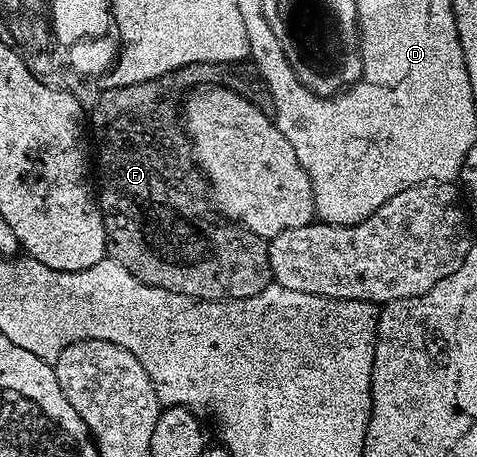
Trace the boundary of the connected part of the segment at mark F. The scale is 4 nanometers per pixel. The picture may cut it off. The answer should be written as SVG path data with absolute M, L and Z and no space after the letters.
M248 61L243 62L196 62L195 64L187 64L183 68L175 68L171 72L167 72L163 76L155 76L155 80L147 80L146 82L140 82L139 84L127 84L123 88L111 88L110 90L101 90L97 95L97 102L91 107L91 138L97 141L97 162L95 158L95 174L101 177L101 190L99 186L99 205L101 208L101 215L103 216L103 228L105 229L105 252L108 257L113 258L119 264L123 264L123 268L127 268L127 272L131 272L131 276L135 276L143 284L148 286L154 286L155 288L163 288L167 292L175 292L176 294L182 294L187 296L191 300L204 300L206 302L219 302L222 300L228 300L230 298L246 298L247 296L255 296L259 292L263 292L263 288L267 288L273 282L273 273L271 272L271 260L269 259L269 243L266 239L255 236L255 232L251 232L247 227L240 226L237 222L231 222L228 218L222 216L215 209L210 195L207 193L207 183L205 181L205 175L201 173L201 168L197 164L196 157L193 153L193 145L189 142L189 136L185 133L182 126L183 118L183 99L186 97L187 92L192 92L198 88L204 87L206 84L210 86L227 86L231 90L236 90L239 94L244 94L257 106L260 106L262 110L269 112L273 108L273 97L271 92L267 88L267 84L263 80L263 76L255 69L251 69Z

